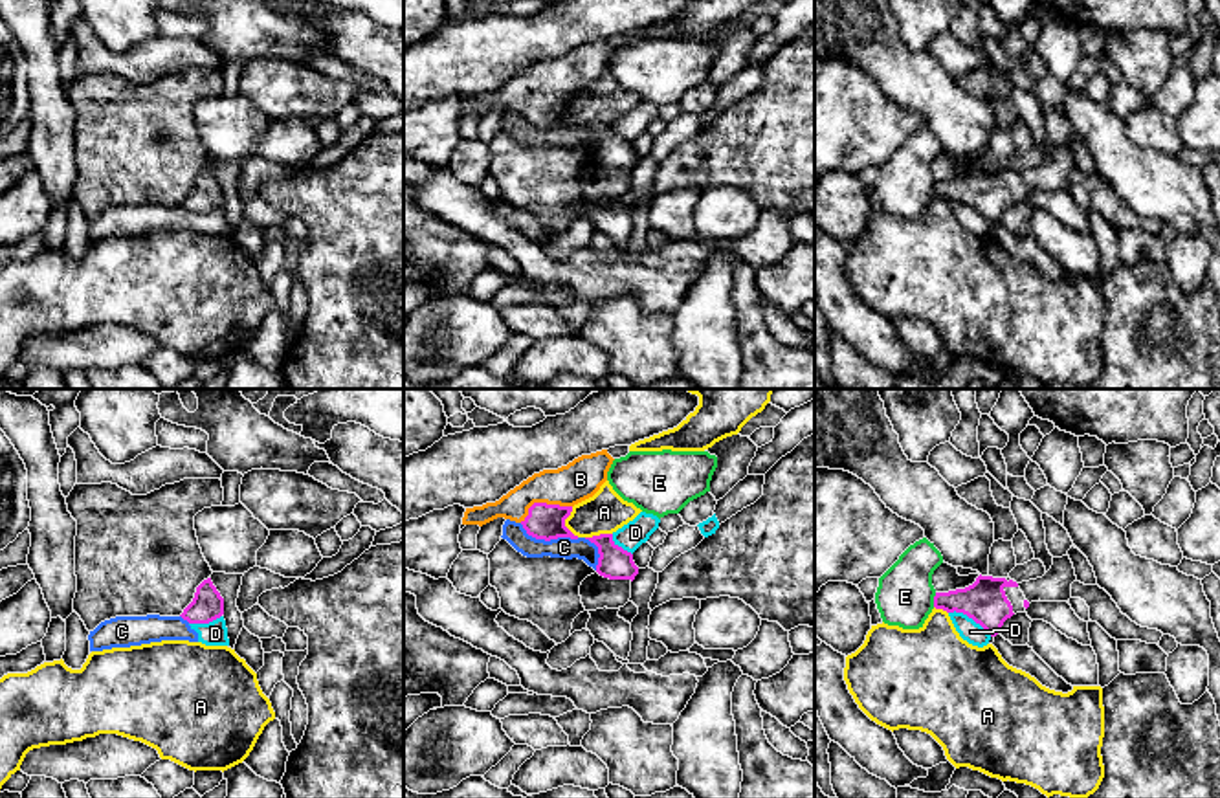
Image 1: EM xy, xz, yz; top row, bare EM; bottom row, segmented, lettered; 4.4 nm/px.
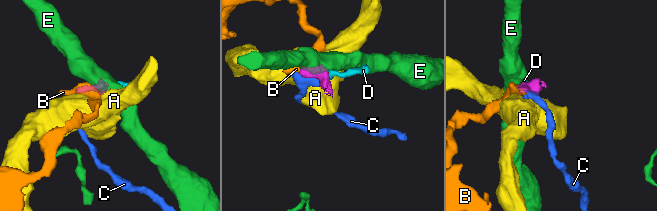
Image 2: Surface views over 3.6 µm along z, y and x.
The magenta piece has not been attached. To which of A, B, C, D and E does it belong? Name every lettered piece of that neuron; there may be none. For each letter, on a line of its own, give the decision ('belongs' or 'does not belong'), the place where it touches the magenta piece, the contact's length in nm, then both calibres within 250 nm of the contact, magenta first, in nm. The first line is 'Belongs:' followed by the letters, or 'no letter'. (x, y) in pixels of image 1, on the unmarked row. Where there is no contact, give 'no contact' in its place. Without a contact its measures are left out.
Belongs: B
A: does not belong | xz (564, 112) | 140 nm | 160/180 nm
B: belongs | xz (543, 92) | 240 nm | 160/180 nm
C: does not belong | xz (549, 129) | 280 nm | 160/100 nm
D: does not belong | yz (971, 206) | 220 nm | 190/90 nm
E: does not belong | yz (934, 189) | 70 nm | 190/260 nm

